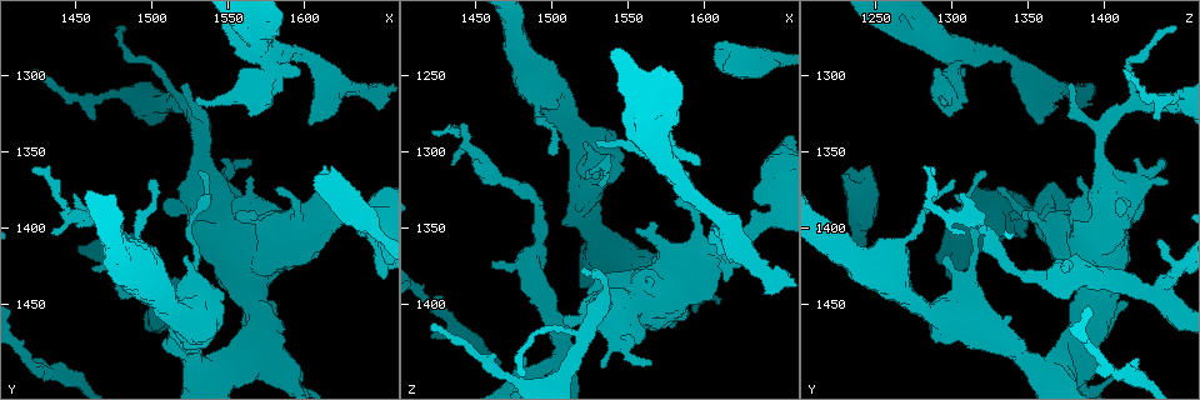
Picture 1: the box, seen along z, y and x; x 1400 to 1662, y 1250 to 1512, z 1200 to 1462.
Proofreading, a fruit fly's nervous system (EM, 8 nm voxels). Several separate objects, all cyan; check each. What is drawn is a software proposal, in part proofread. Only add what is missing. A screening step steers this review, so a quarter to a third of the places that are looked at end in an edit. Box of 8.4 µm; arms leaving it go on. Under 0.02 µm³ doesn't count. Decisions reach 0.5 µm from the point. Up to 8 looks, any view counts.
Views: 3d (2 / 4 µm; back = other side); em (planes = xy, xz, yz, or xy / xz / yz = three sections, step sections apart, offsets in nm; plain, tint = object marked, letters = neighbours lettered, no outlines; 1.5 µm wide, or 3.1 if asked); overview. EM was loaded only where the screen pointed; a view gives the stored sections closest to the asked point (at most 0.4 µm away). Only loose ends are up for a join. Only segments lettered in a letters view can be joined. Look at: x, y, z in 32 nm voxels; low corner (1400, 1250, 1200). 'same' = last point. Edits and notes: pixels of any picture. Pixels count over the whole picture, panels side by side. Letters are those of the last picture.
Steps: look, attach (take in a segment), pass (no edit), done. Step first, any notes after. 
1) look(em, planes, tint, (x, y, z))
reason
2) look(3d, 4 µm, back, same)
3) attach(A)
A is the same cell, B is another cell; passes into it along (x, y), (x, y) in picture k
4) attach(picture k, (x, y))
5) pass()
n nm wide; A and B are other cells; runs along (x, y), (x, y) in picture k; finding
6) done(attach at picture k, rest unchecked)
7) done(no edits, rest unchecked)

look(3d, 2 µm, back, (1420, 1490, 1422))
an open end

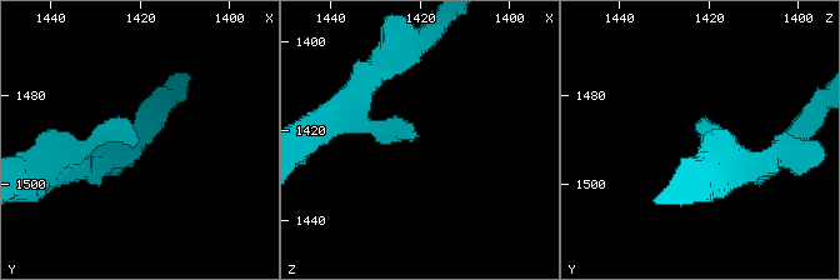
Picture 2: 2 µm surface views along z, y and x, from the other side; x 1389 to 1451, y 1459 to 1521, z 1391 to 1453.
look(em, planes, letters, (1420, 1491, 1421))

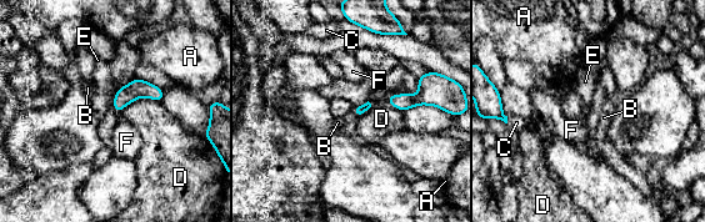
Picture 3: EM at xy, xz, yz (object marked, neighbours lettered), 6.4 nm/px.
pass()
D touches over 280 nm; A, B, C, D, E and F are other cells; runs along (160, 94), (131, 91), (116, 106) in picture 3; no lettered segment goes on from it

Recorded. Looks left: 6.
look(3d, 2 µm, (1422, 1294, 1414))
tapers out

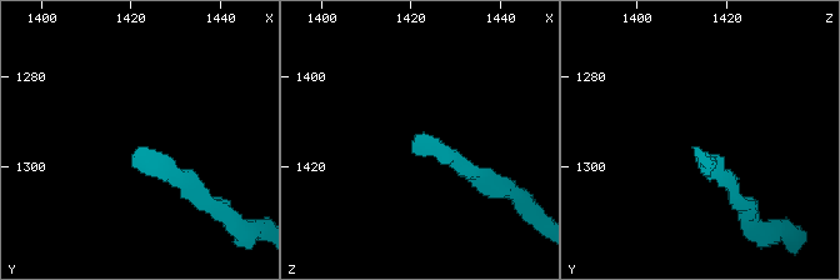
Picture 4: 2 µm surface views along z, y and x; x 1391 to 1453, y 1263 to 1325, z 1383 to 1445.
look(em, yz, step 8, letters, (1421, 1296, 1414))
shape alone is not enough

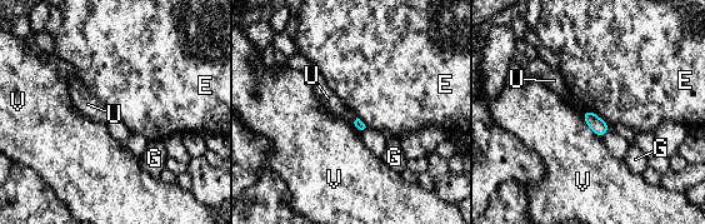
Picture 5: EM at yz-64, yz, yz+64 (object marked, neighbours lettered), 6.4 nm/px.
look(em, xy, step 8, letters, same)
another direction

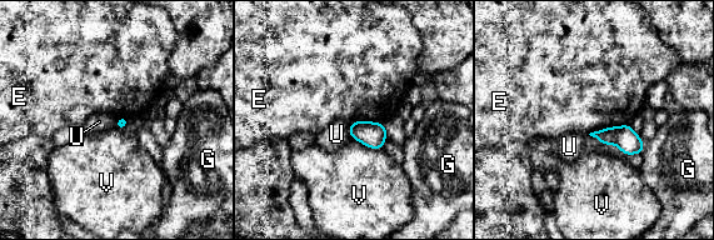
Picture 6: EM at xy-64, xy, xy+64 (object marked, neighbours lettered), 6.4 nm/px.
pass()
E, G, U and V are other cells; border along (350, 123), (349, 138) in picture 6; no lettered segment goes on from it

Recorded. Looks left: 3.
look(3d, 2 µm, (1522, 1304, 1378))
thin end

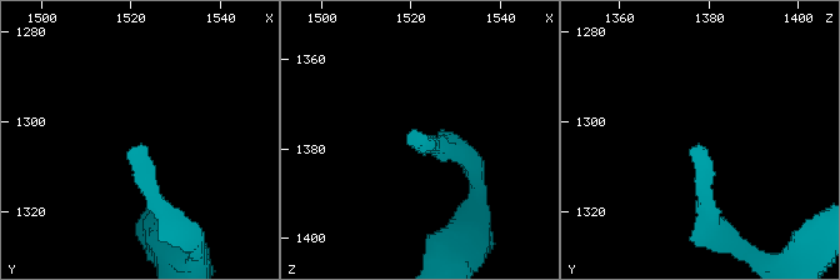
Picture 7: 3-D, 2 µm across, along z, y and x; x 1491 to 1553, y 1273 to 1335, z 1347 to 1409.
look(em, xz, step 8, letters, (1522, 1305, 1377))

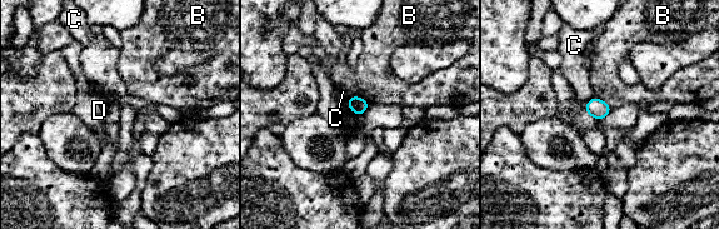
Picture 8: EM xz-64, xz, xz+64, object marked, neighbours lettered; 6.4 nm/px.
look(em, planes, letters, same)
cut it another way

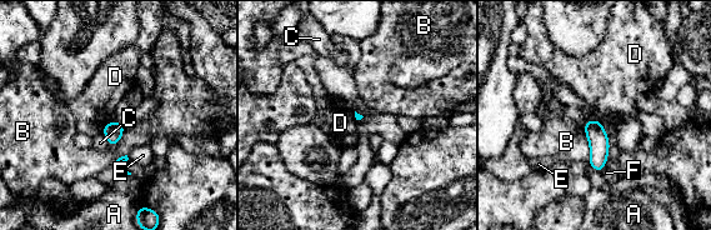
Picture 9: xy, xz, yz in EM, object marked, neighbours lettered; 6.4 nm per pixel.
pass()
A, B, C, D, E and F are other cells; none of them fits

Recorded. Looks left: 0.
done(no edits, rest unchecked)

